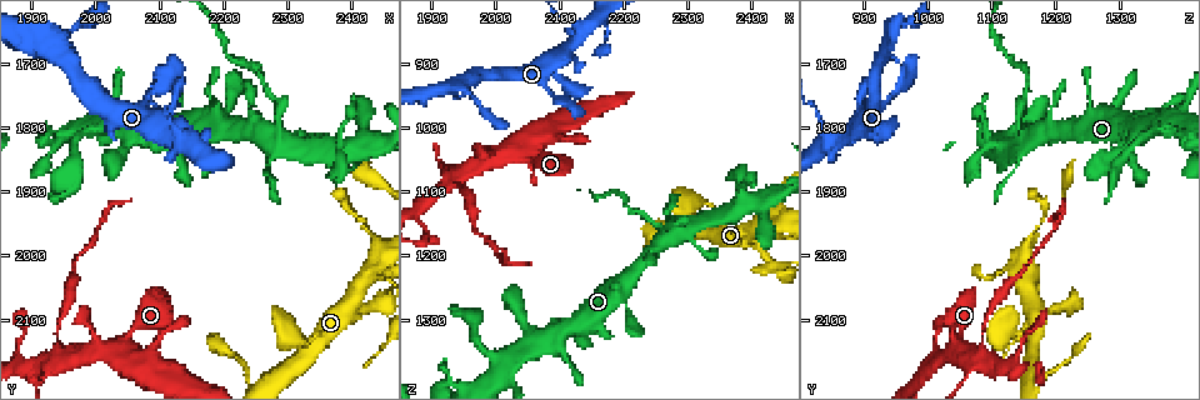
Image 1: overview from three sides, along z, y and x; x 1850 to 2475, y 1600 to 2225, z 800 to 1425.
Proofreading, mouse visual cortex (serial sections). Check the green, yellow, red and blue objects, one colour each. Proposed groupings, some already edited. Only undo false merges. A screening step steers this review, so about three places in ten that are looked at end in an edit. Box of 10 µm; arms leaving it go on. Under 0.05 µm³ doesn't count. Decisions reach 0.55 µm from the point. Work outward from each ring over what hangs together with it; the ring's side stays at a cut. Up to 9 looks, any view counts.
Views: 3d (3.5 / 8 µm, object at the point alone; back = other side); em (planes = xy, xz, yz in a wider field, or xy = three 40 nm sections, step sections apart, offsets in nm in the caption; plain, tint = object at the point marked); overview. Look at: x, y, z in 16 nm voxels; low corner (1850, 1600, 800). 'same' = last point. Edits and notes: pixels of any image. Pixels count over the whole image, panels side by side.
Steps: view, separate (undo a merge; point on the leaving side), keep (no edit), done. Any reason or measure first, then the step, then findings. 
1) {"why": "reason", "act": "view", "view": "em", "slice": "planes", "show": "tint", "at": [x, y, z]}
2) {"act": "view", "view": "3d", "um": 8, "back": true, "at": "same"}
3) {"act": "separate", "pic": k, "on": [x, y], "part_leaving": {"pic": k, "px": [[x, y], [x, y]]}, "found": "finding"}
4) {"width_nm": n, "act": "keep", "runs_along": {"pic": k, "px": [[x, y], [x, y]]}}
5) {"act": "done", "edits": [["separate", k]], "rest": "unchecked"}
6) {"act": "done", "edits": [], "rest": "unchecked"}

{"why": "a narrow waist", "act": "view", "view": "3d", "um": 3.5, "at": [1940, 2095, 1095]}

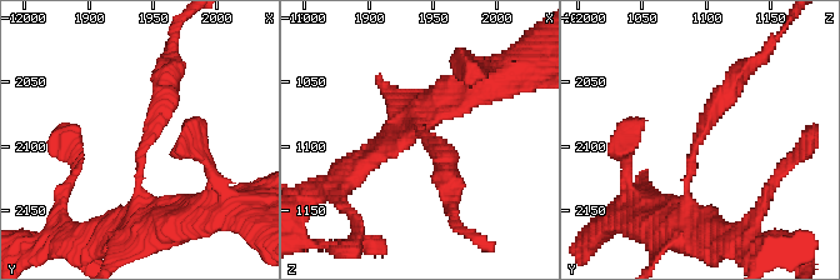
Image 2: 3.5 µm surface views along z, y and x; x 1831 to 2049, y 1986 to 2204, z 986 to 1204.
{"arm_widths_nm": [250, 300], "why": "now the EM", "act": "view", "view": "em", "slice": "xy", "step": 1, "show": "tint", "at": [1946, 2096, 1094]}

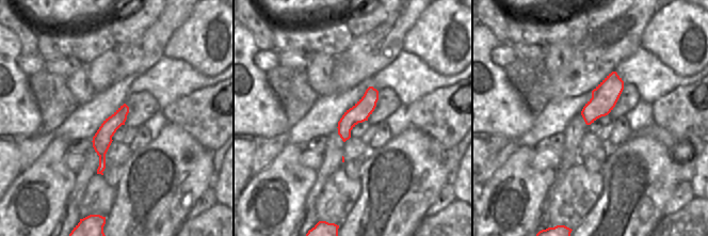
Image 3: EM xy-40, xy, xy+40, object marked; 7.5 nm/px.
{"act": "separate", "pic": 2, "on": [700, 133], "part_leaving": {"pic": 2, "px": [[691, 173], [698, 138], [746, 69]]}, "found": "two cells meet here"}

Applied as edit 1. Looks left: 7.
{"why": "see it whole again", "act": "view", "view": "overview"}

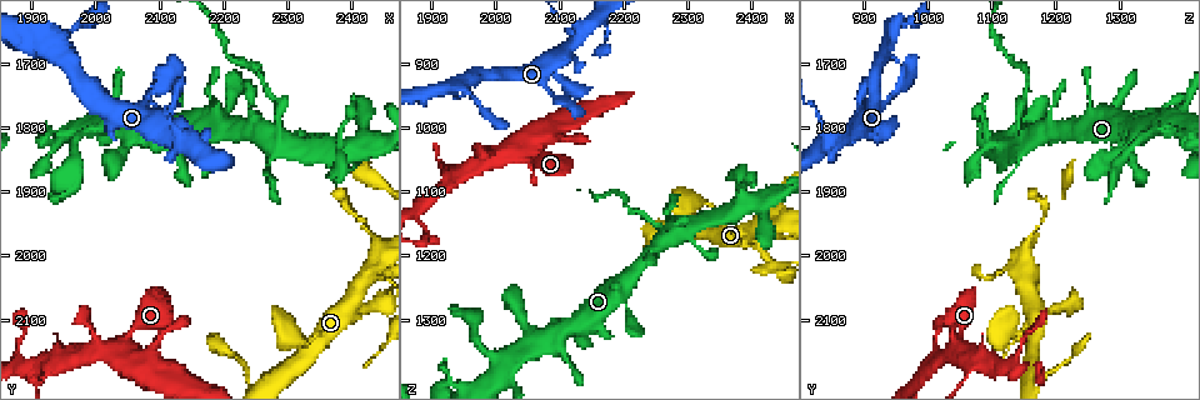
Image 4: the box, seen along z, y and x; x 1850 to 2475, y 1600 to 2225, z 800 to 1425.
{"why": "calibre changes", "act": "view", "view": "3d", "um": 3.5, "at": [2435, 2015, 1150]}

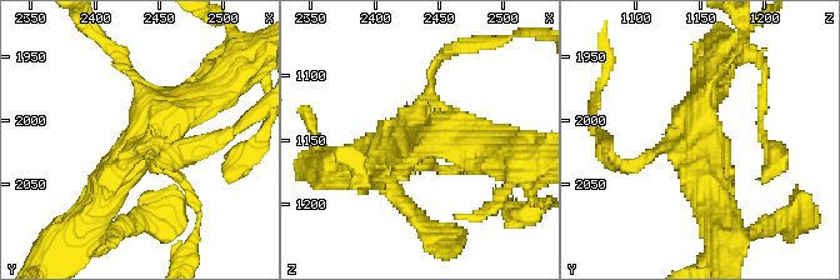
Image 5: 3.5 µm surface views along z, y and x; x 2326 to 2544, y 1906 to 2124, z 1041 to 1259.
{"act": "view", "view": "em", "slice": "xy", "step": 5, "show": "tint", "at": [2438, 2014, 1150]}

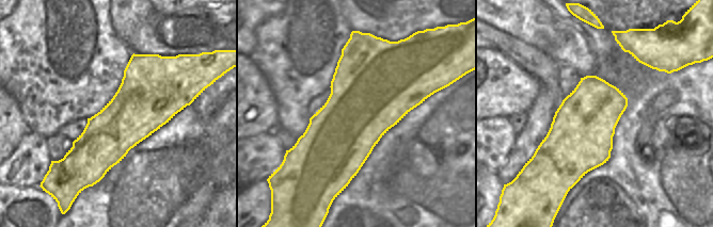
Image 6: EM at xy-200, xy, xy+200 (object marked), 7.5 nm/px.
{"act": "keep", "runs_along": {"pic": 5, "px": [[99, 209], [149, 133], [126, 68]]}, "found": "all the same cell"}

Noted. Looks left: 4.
{"why": "three-way junction", "act": "view", "view": "3d", "um": 3.5, "at": [2130, 1815, 855]}

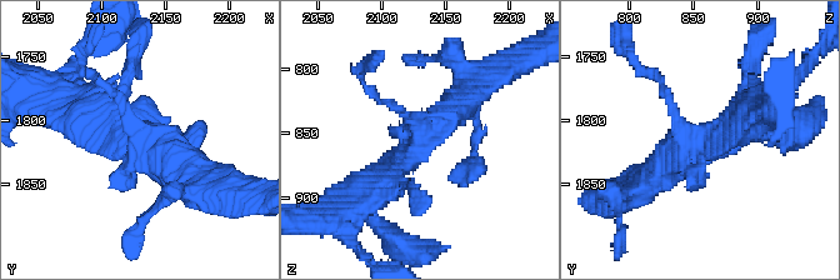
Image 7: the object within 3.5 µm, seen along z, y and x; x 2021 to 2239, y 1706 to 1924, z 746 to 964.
{"act": "view", "view": "em", "slice": "planes", "show": "tint", "at": [2132, 1812, 852]}

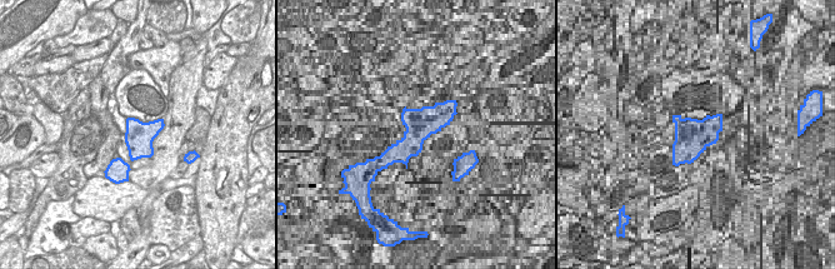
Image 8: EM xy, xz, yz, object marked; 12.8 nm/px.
{"act": "keep", "runs_along": {"pic": 7, "px": [[366, 189], [470, 93]]}, "found": "all the same cell"}

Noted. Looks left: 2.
{"why": "side arm on a straight run", "act": "view", "view": "3d", "um": 3.5, "back": true, "at": [2285, 1815, 1160]}

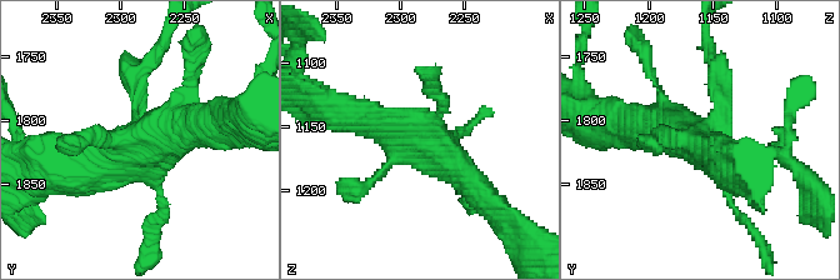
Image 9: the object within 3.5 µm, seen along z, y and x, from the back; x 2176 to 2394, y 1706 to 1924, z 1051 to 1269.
{"act": "view", "view": "em", "slice": "xy", "step": 5, "show": "tint", "at": [2288, 1812, 1160]}

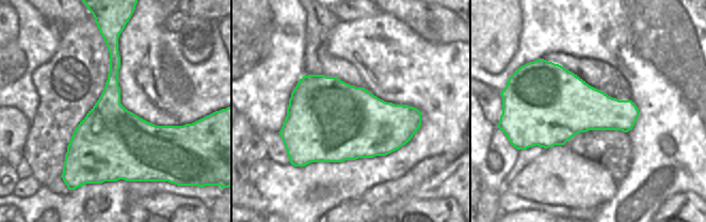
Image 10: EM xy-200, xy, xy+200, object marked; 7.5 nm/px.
{"act": "keep", "runs_along": {"pic": 9, "px": [[479, 195], [418, 138], [353, 115]]}, "found": "one cell here"}

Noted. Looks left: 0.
{"act": "done", "edits": [["separate", 2]], "rest": "unchecked"}

